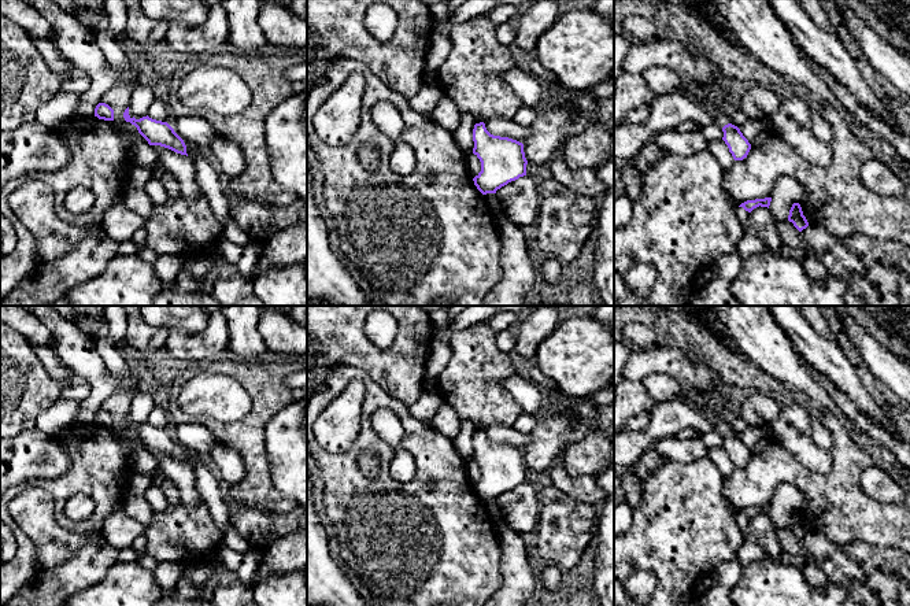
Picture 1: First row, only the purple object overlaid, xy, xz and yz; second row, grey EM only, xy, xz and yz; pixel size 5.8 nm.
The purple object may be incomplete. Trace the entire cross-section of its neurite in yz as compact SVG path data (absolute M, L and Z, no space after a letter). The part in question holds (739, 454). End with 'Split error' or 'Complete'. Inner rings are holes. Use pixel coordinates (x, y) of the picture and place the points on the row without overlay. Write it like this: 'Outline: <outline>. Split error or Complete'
Outline: M728 431L722 435L724 444L722 447L729 455L729 459L732 461L735 468L743 468L747 465L751 451L748 447L743 443L740 436L732 431Z. Complete

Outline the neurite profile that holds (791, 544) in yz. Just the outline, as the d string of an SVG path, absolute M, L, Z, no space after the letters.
M776 526L776 536L781 544L784 554L788 555L806 555L807 551L802 540L788 526Z

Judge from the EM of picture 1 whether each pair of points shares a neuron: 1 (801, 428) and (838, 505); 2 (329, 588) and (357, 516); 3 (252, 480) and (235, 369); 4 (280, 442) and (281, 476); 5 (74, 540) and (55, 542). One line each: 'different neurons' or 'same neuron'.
1: different neurons
2: different neurons
3: same neuron
4: same neuron
5: same neuron

